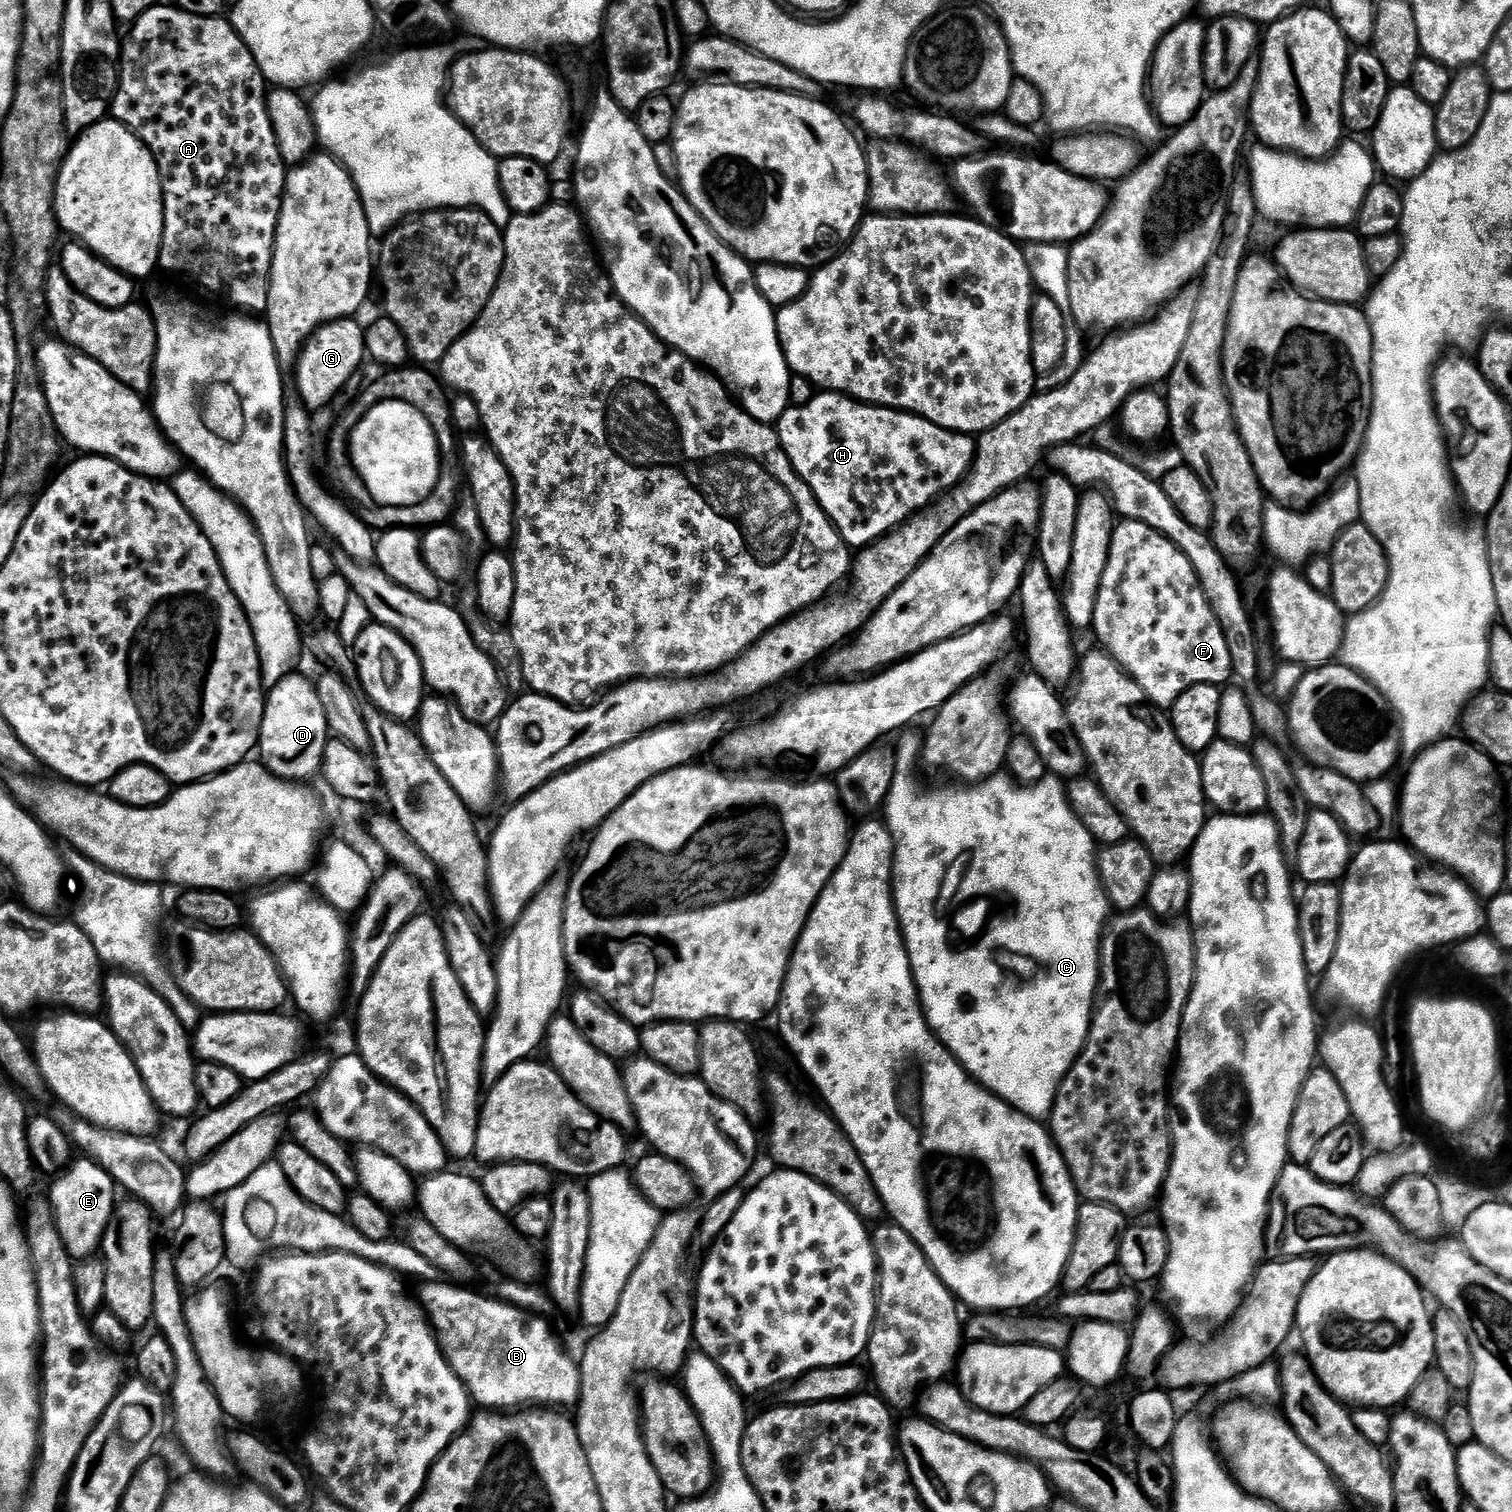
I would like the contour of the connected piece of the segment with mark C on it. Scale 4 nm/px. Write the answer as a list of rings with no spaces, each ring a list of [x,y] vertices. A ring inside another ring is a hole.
[[[1008,774],[992,775],[975,782],[954,783],[949,788],[932,788],[927,792],[920,788],[914,777],[901,775],[886,801],[886,823],[892,839],[896,841],[896,854],[892,858],[896,917],[901,920],[904,916],[988,916],[988,908],[996,908],[996,916],[988,916],[988,924],[966,924],[966,940],[914,940],[912,944],[932,946],[909,946],[912,976],[916,979],[916,991],[920,994],[920,1006],[924,1009],[928,1025],[949,1052],[964,1065],[968,1075],[1024,1115],[1044,1118],[1051,1113],[1064,1075],[1072,1069],[1072,1063],[1080,1057],[1080,1051],[1088,1041],[1088,1029],[1092,1026],[1094,1005],[1098,1000],[1100,949],[1110,920],[1108,896],[1100,882],[1098,844],[1077,818],[1065,781],[1057,775],[1049,774],[1036,784],[1017,782]]]

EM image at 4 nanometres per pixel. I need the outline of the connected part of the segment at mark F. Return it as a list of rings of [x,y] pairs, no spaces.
[[[1124,518],[1117,523],[1116,529],[1112,531],[1110,558],[1106,562],[1106,574],[1102,574],[1102,586],[1098,590],[1098,602],[1094,606],[1094,622],[1092,623],[1091,631],[1093,633],[1096,632],[1097,638],[1100,639],[1099,647],[1107,652],[1127,672],[1131,680],[1138,682],[1138,686],[1142,686],[1144,693],[1161,710],[1171,709],[1172,703],[1178,698],[1178,694],[1190,690],[1190,686],[1198,686],[1199,684],[1224,686],[1227,685],[1227,680],[1231,681],[1233,679],[1232,667],[1230,666],[1230,651],[1227,650],[1226,637],[1223,634],[1222,626],[1219,625],[1218,618],[1215,617],[1214,610],[1211,609],[1210,602],[1207,601],[1206,594],[1203,593],[1203,588],[1199,584],[1198,574],[1195,573],[1190,558],[1170,538],[1164,536],[1158,530],[1152,529],[1146,522]]]

